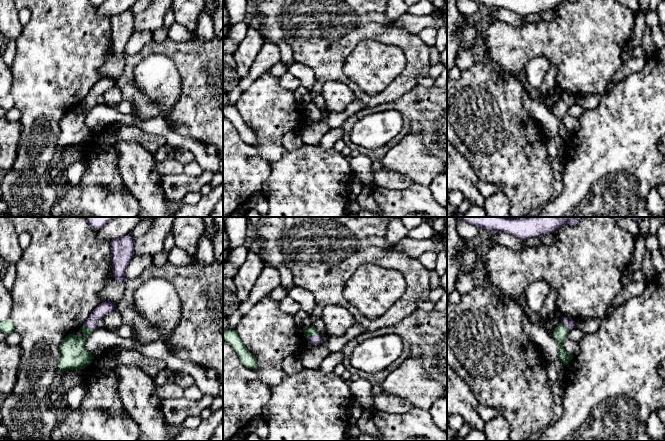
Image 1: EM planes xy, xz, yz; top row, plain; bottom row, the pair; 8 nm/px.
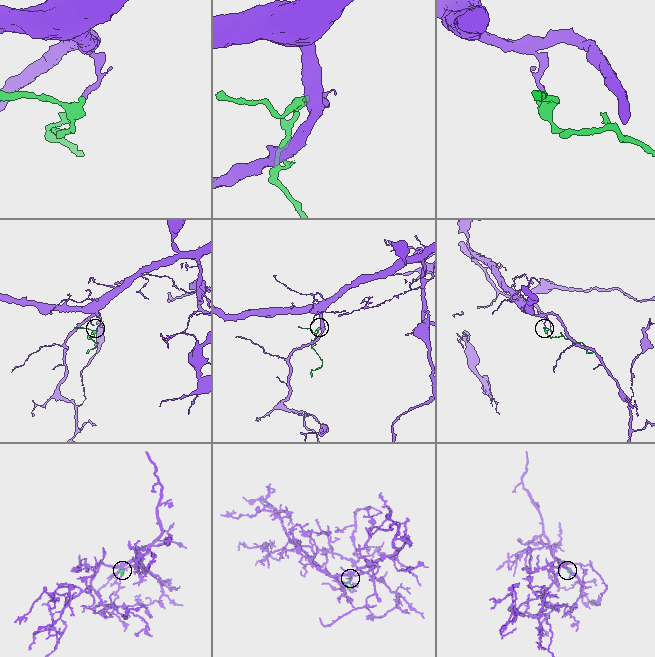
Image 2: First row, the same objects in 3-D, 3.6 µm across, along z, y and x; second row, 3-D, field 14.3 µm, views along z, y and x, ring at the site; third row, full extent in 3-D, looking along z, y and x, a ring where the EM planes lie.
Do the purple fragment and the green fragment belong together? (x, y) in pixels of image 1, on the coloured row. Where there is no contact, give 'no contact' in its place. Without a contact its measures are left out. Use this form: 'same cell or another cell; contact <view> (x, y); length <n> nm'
same cell; contact xz (312, 336); length 100 nm

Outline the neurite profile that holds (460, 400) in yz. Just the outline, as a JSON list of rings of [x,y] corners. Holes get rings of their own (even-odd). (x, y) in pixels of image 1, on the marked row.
[[[447,364],[447,415],[459,414],[474,430],[484,431],[485,421],[478,413],[480,404],[465,381]]]

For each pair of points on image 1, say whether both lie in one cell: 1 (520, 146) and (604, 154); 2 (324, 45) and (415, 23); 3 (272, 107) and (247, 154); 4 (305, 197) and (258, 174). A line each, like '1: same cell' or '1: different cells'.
1: different cells
2: different cells
3: different cells
4: different cells

